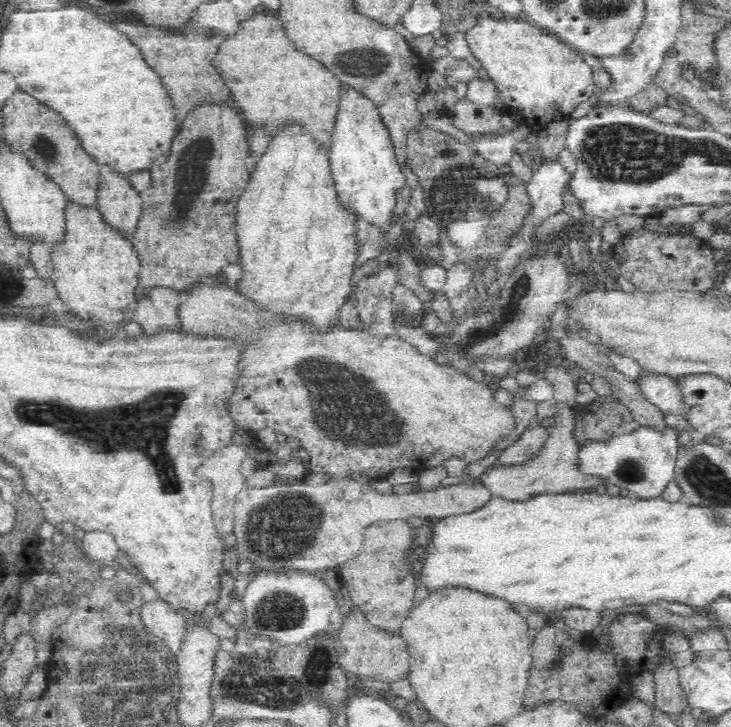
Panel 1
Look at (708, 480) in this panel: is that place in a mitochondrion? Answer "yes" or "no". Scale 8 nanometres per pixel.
yes

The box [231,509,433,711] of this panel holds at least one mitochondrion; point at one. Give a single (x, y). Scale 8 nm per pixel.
(282, 612)

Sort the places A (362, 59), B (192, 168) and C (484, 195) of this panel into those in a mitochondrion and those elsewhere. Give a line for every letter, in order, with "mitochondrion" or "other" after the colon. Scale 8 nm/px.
A: mitochondrion
B: mitochondrion
C: mitochondrion

